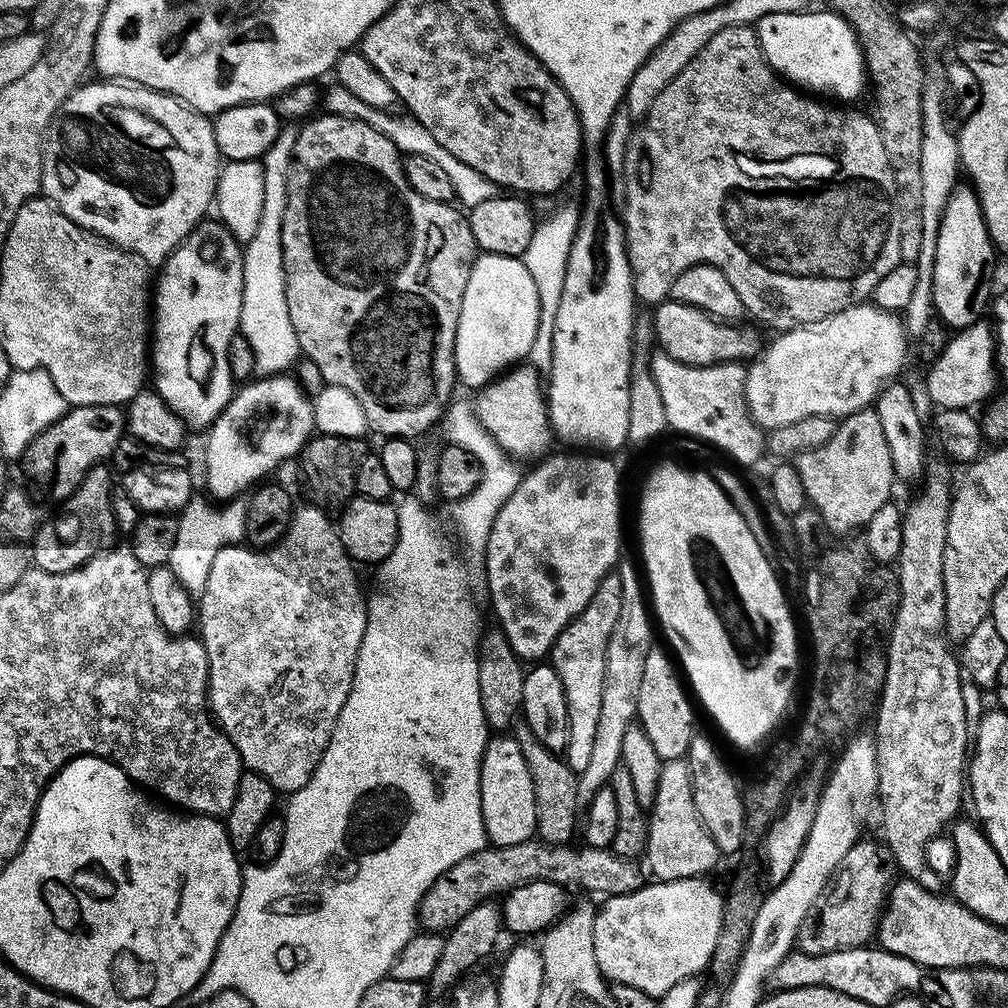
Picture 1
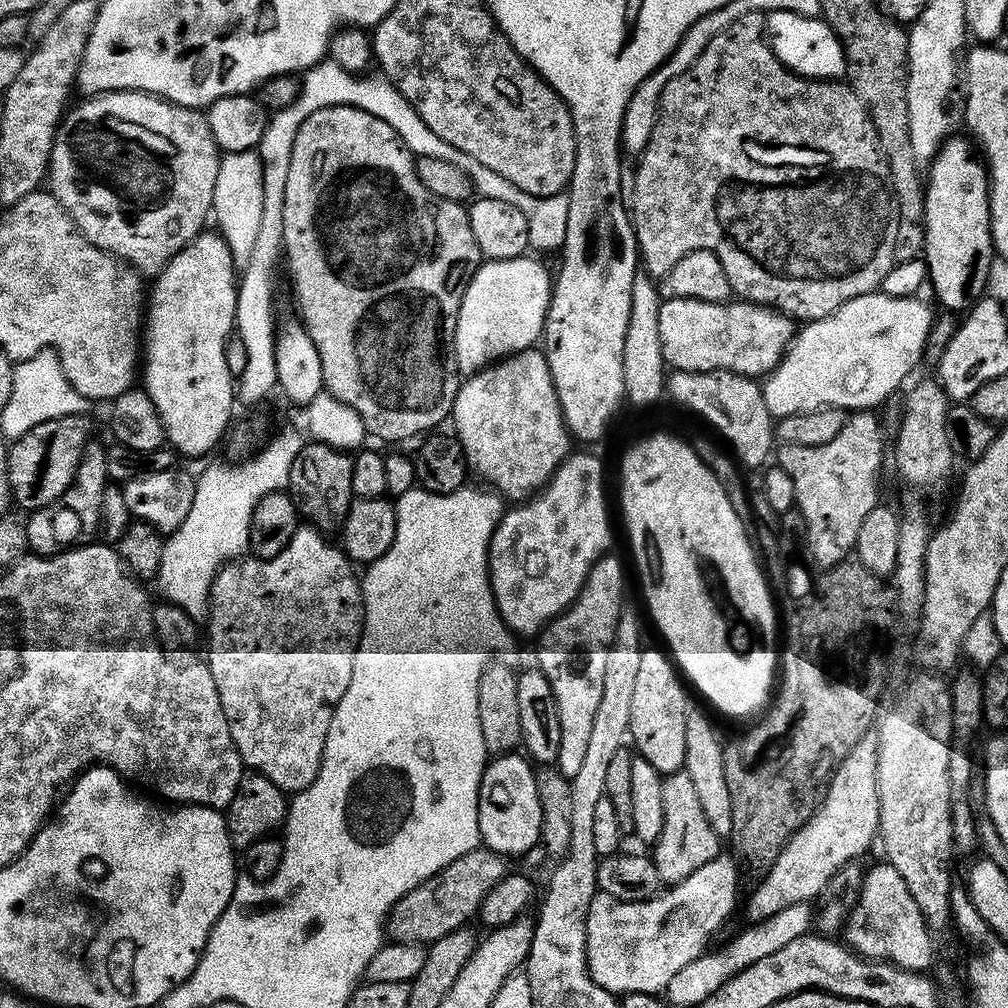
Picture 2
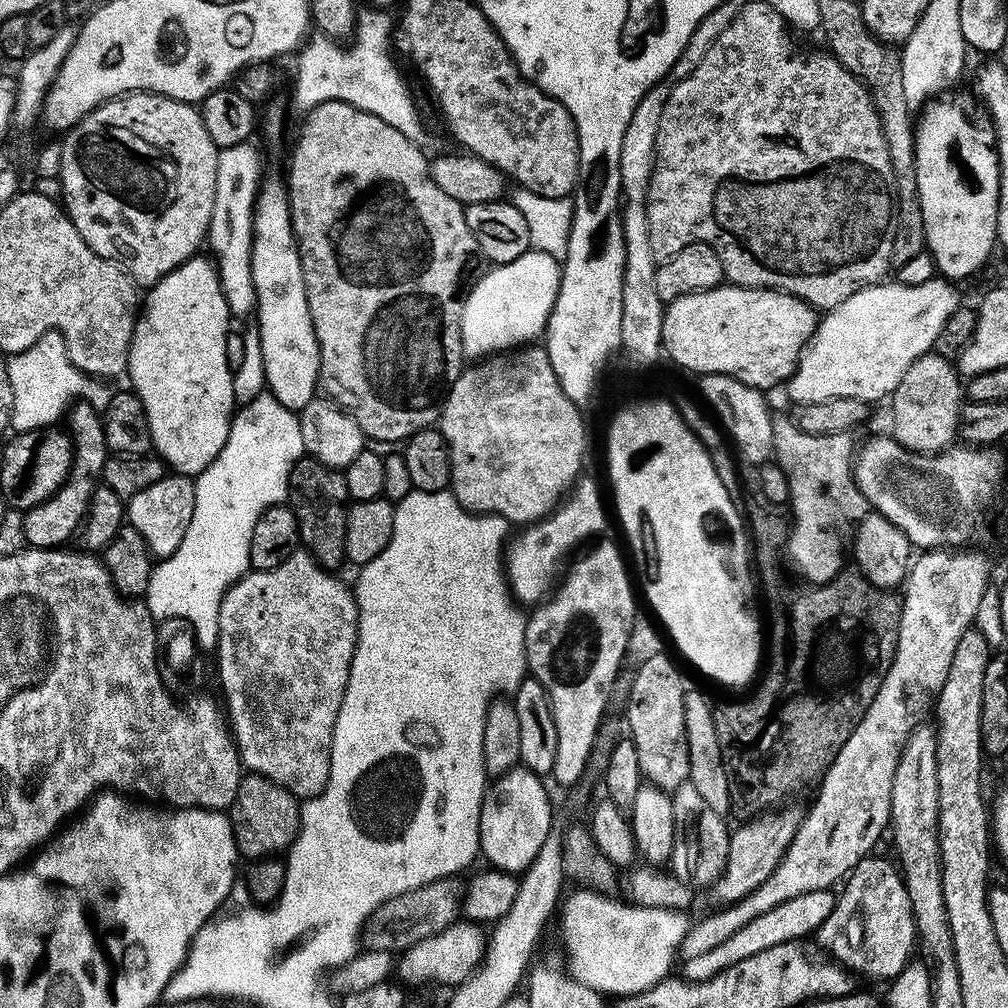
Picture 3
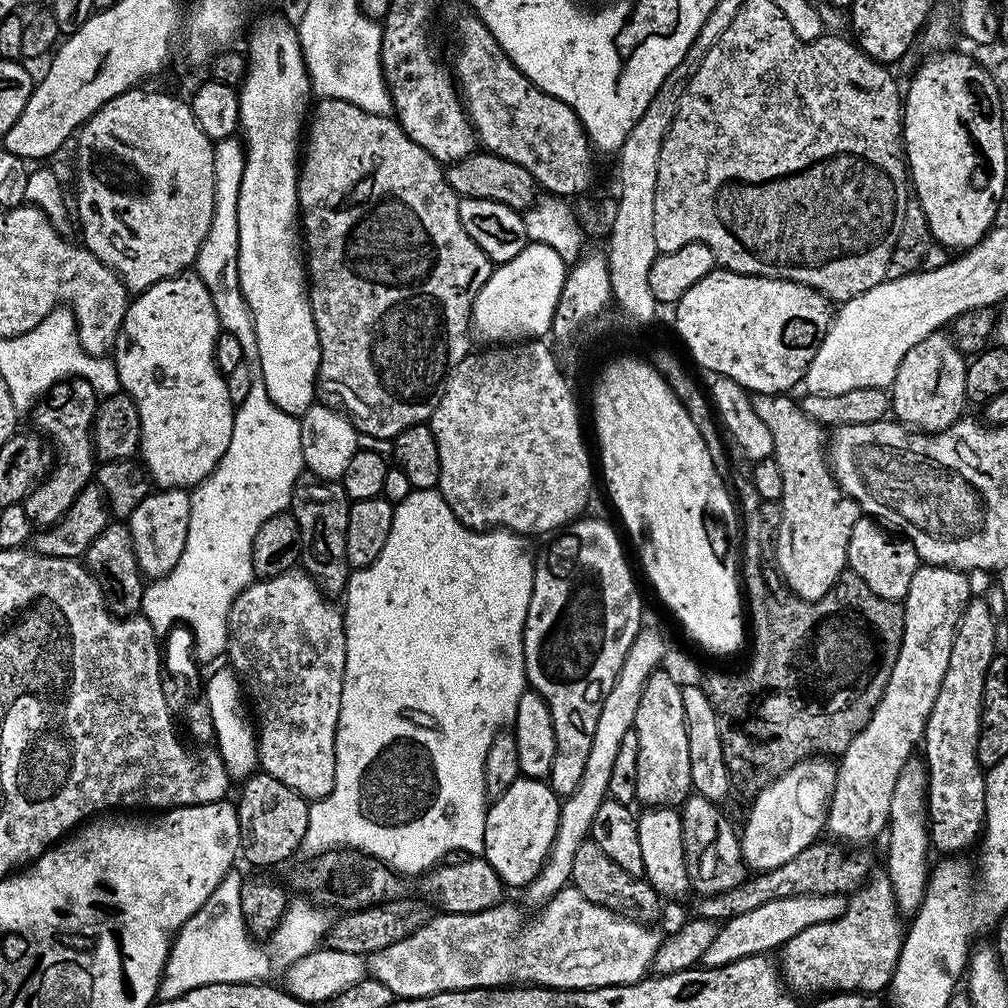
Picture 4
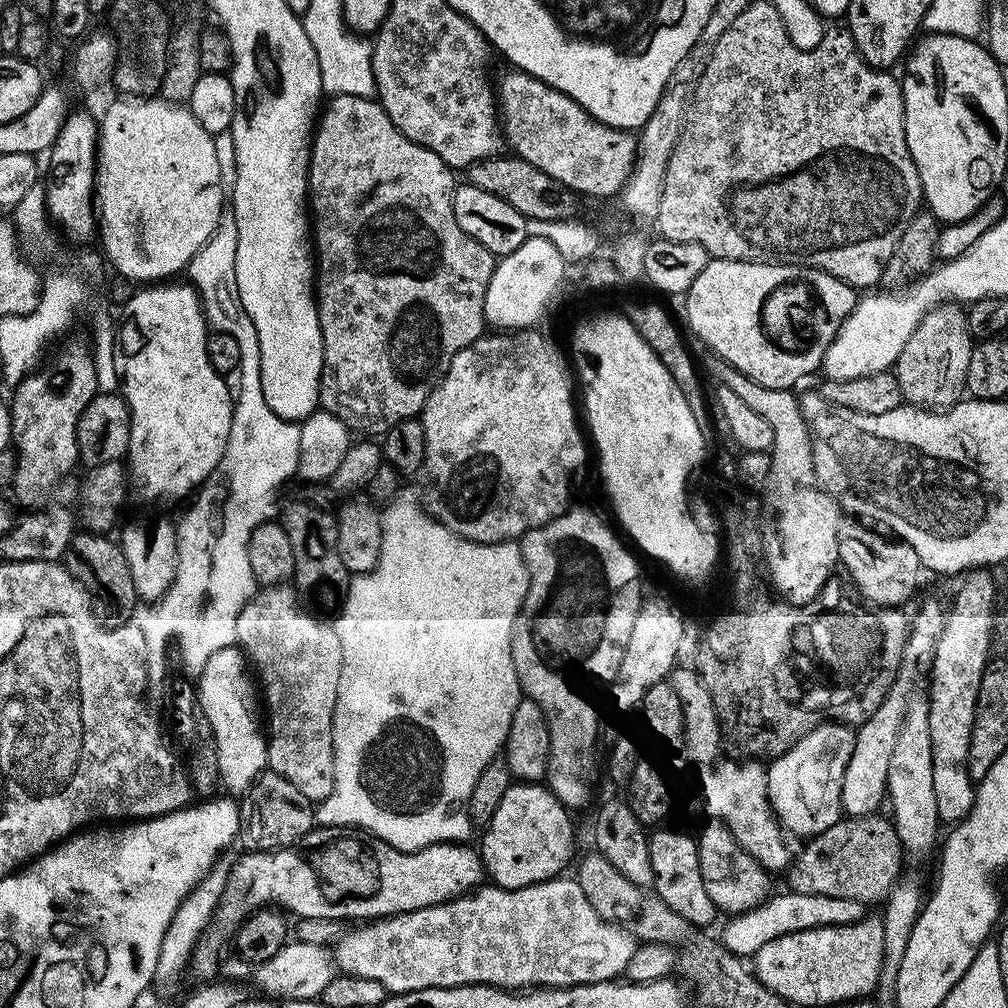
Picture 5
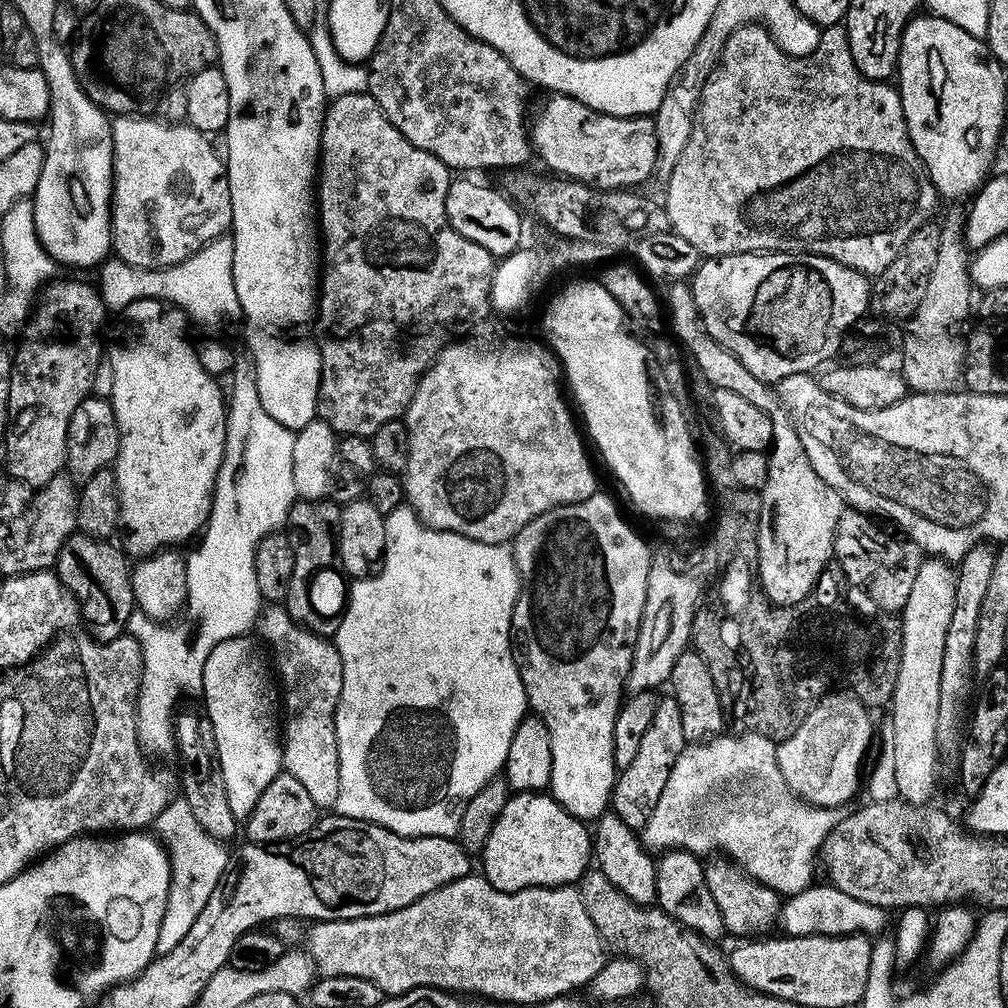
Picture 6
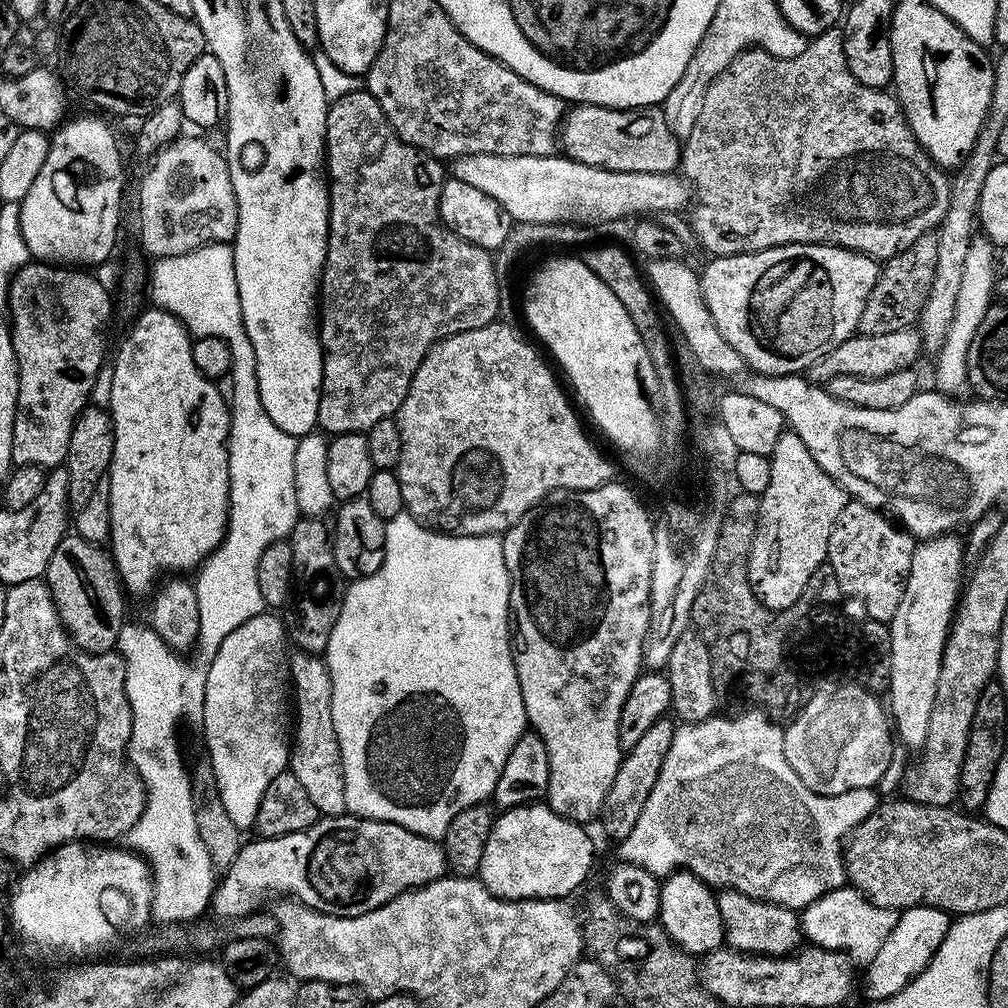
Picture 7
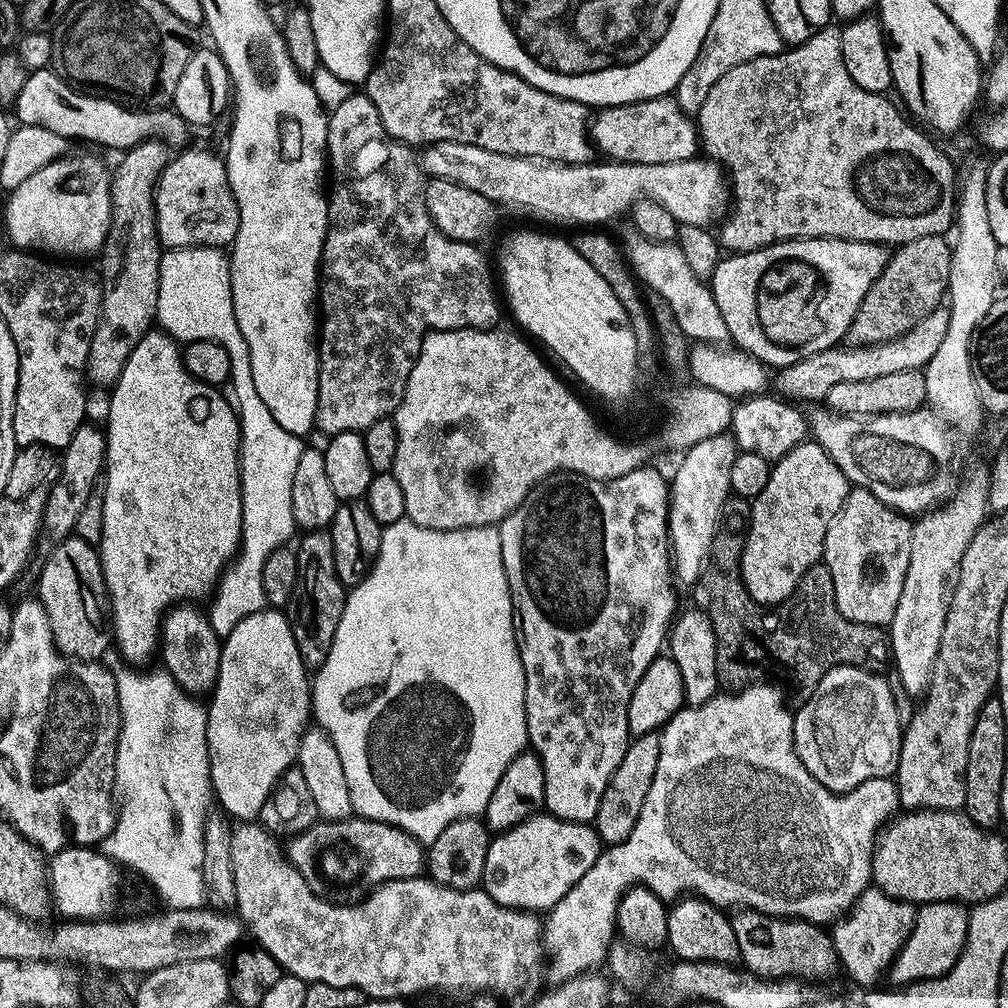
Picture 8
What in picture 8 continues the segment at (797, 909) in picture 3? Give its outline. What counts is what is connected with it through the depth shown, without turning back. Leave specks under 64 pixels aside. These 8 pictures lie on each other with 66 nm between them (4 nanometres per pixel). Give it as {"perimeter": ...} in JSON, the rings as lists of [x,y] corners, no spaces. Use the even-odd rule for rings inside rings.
{"perimeter":[[[870,886],[849,908],[845,918],[833,925],[830,935],[837,959],[856,983],[866,986],[887,973],[912,933],[916,909],[912,903],[892,898]]]}

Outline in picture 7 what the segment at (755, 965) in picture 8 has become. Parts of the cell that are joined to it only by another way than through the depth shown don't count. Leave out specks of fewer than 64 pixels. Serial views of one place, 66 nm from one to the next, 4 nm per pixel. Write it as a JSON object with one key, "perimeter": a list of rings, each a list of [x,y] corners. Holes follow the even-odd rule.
{"perimeter":[[[731,890],[721,891],[716,897],[716,905],[718,914],[722,914],[724,919],[727,943],[737,952],[747,952],[753,956],[787,957],[801,947],[801,917],[791,908],[779,908],[776,904]]]}

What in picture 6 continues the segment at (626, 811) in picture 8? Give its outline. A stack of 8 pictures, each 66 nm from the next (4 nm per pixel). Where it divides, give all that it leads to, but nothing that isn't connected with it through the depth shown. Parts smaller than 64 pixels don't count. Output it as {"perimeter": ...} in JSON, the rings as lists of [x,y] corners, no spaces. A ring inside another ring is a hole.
{"perimeter":[[[671,698],[657,699],[654,722],[646,729],[646,735],[638,745],[638,754],[634,754],[630,766],[619,769],[616,784],[612,787],[611,811],[616,812],[618,818],[626,822],[626,826],[634,830],[646,826],[650,814],[654,814],[654,806],[658,806],[658,798],[662,798],[662,788],[666,786],[666,778],[670,778],[670,770],[685,746],[682,710],[678,710],[678,702]]]}

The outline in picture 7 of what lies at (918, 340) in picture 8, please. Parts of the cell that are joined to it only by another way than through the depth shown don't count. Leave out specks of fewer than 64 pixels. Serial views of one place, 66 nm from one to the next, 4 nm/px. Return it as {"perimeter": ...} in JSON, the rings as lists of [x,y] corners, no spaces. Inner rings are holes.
{"perimeter":[[[914,326],[882,335],[857,334],[813,364],[808,370],[808,378],[811,382],[824,386],[836,377],[885,377],[900,369],[912,368],[923,348],[923,336]]]}

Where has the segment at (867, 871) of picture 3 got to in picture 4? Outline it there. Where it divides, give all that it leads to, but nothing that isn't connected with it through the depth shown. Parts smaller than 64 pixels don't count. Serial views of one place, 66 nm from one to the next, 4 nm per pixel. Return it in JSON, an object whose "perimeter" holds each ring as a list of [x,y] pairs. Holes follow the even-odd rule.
{"perimeter":[[[879,872],[878,875],[876,874],[877,873],[875,873],[869,881],[862,884],[862,886],[851,893],[851,896],[848,898],[847,908],[845,908],[845,911],[840,917],[825,923],[816,923],[812,926],[808,926],[781,946],[779,951],[779,954],[781,953],[780,956],[778,954],[778,967],[781,971],[781,979],[793,993],[799,994],[798,992],[804,992],[808,994],[810,992],[816,992],[812,994],[824,994],[837,991],[860,991],[865,994],[878,994],[885,991],[891,985],[893,972],[897,968],[898,958],[901,956],[904,928],[902,924],[900,926],[900,914],[896,906],[895,894],[893,888],[891,888],[888,876],[882,872]]]}

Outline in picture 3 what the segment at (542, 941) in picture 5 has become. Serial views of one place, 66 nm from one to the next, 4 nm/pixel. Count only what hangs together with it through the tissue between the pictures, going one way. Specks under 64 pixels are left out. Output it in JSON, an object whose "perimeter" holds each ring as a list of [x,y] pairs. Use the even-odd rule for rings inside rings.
{"perimeter":[[[580,891],[584,892],[574,893],[562,904],[569,975],[605,997],[619,998],[645,992],[671,973],[672,955],[677,955],[690,927],[687,911],[637,908],[623,899],[612,900],[616,898],[603,892]],[[457,922],[446,930],[418,942],[407,948],[398,960],[398,976],[405,985],[408,984],[452,984],[459,986],[472,977],[480,967],[486,947],[486,932],[475,922]]]}

